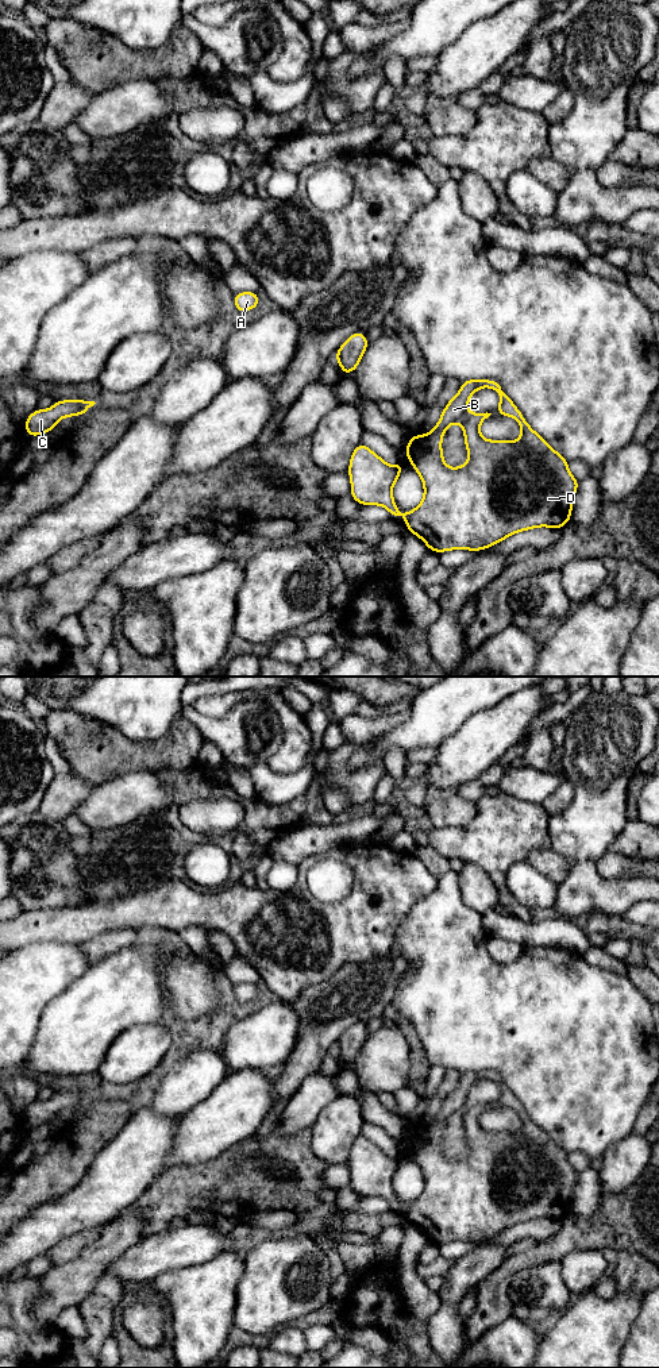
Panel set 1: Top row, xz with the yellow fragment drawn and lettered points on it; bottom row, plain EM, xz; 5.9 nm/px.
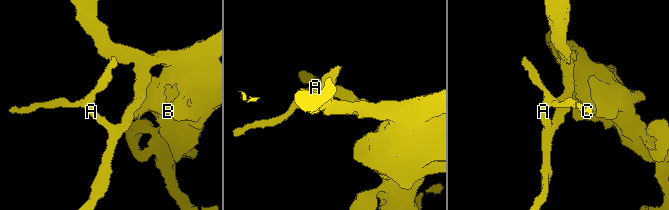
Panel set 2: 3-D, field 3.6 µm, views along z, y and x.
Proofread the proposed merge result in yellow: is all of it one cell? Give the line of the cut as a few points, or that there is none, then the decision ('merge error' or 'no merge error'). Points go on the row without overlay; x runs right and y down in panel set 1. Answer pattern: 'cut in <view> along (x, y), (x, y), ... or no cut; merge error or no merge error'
no cut; no merge error

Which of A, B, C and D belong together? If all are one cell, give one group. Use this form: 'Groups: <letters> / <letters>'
Groups: A B C D

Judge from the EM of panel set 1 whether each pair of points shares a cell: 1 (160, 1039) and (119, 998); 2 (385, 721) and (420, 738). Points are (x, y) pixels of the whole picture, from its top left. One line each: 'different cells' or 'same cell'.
1: different cells
2: different cells

